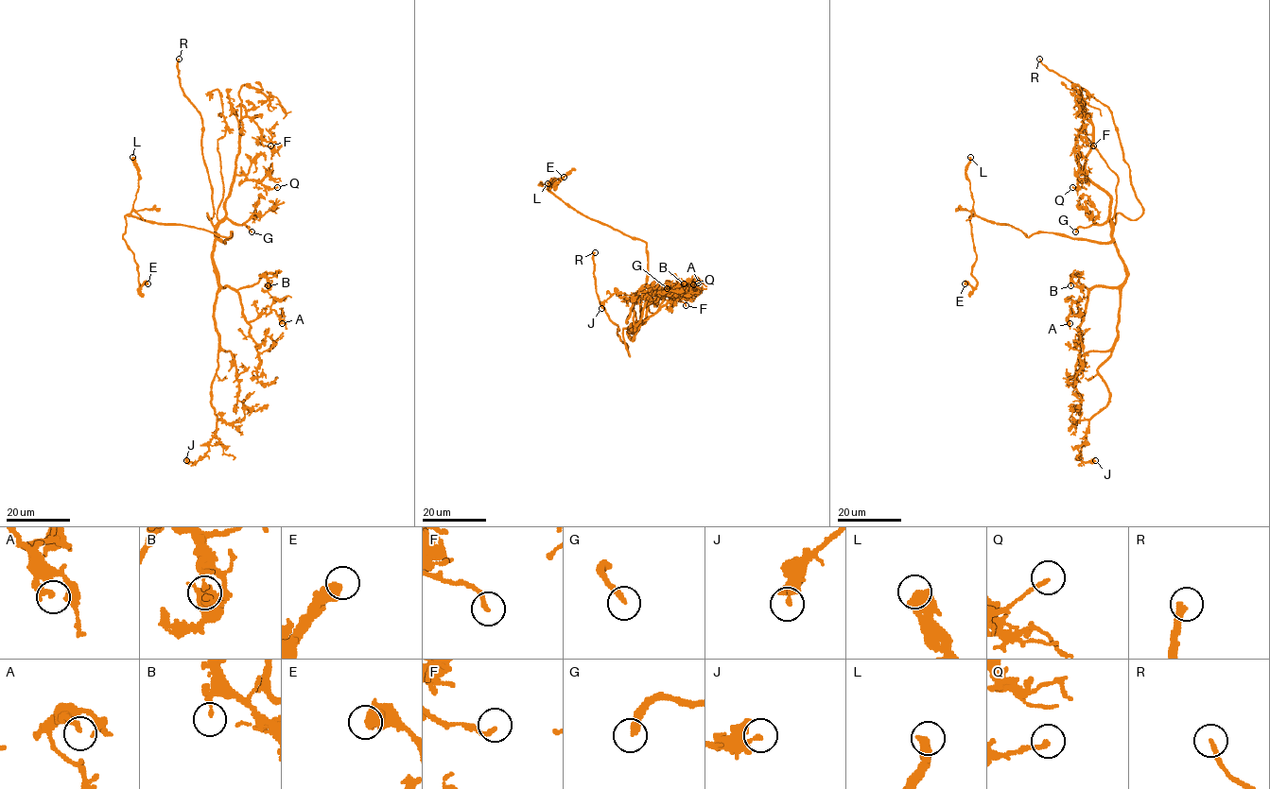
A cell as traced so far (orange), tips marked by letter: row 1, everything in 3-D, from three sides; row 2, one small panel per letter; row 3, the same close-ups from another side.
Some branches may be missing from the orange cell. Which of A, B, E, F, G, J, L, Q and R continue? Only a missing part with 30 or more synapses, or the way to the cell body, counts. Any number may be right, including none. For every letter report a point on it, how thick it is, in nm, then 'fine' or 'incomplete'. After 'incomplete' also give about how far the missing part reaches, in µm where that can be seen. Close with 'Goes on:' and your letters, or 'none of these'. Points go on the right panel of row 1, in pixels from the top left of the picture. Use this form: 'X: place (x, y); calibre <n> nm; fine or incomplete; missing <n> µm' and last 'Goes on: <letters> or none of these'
A: place (1069, 323); calibre 240 nm; fine
B: place (1070, 285); calibre 170 nm; fine
E: place (965, 283); calibre 500 nm; fine
F: place (1093, 145); calibre 190 nm; fine
G: place (1075, 231); calibre 240 nm; incomplete; missing 20 µm
J: place (1095, 460); calibre 320 nm; fine
L: place (970, 157); calibre 440 nm; fine
Q: place (1072, 187); calibre 170 nm; fine
R: place (1039, 59); calibre 260 nm; incomplete; missing 15 µm
Goes on: G, R

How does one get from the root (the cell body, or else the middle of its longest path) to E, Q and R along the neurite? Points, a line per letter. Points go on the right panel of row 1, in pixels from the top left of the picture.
E: (1098, 242), (1045, 231), (1028, 236), (1010, 225), (970, 215), (976, 253), (971, 275), (977, 285), (965, 283)
Q: (1098, 242), (1108, 242), (1112, 238), (1110, 197), (1083, 175), (1085, 177), (1078, 187), (1072, 187)
R: (1098, 242), (1111, 240), (1118, 213), (1136, 220), (1142, 206), (1112, 112), (1039, 59)

